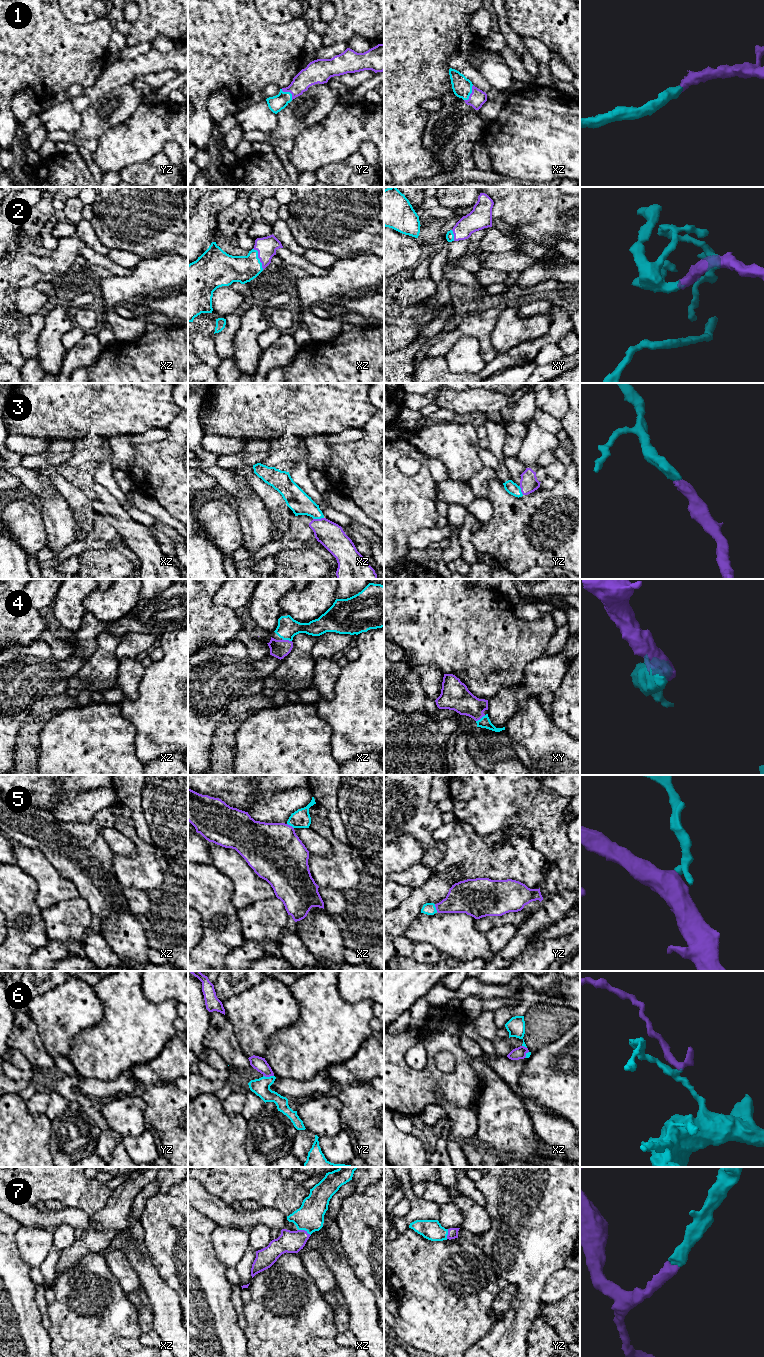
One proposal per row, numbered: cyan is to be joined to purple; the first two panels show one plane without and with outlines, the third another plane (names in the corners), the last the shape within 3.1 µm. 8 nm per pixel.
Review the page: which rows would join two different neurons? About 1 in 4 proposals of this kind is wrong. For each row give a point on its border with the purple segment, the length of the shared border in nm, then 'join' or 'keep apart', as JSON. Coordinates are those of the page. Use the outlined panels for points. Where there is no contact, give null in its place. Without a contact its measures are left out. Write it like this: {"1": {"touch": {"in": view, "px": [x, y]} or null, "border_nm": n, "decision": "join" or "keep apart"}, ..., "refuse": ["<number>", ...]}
{"1": {"touch": {"in": "xz", "px": [470, 94]}, "border_nm": 150, "decision": "join"}, "2": {"touch": {"in": "xz", "px": [258, 257]}, "border_nm": 190, "decision": "join"}, "3": {"touch": {"in": "xz", "px": [318, 519]}, "border_nm": 90, "decision": "join"}, "4": {"touch": {"in": "xz", "px": [287, 640]}, "border_nm": 80, "decision": "join"}, "5": {"touch": {"in": "yz", "px": [436, 908]}, "border_nm": 70, "decision": "join"}, "6": {"touch": {"in": "yz", "px": [268, 1076]}, "border_nm": 90, "decision": "keep apart"}, "7": {"touch": {"in": "xz", "px": [304, 1230]}, "border_nm": 120, "decision": "join"}, "refuse": ["6"]}

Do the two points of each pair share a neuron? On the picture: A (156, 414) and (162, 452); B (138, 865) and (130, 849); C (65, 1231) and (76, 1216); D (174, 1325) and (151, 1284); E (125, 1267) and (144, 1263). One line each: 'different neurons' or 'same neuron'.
A: different neurons
B: different neurons
C: different neurons
D: same neuron
E: different neurons

